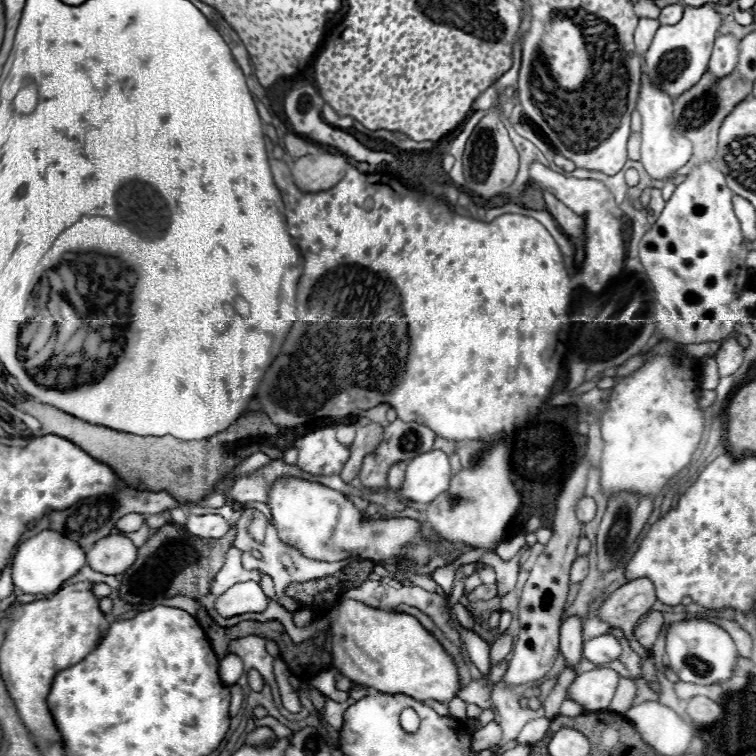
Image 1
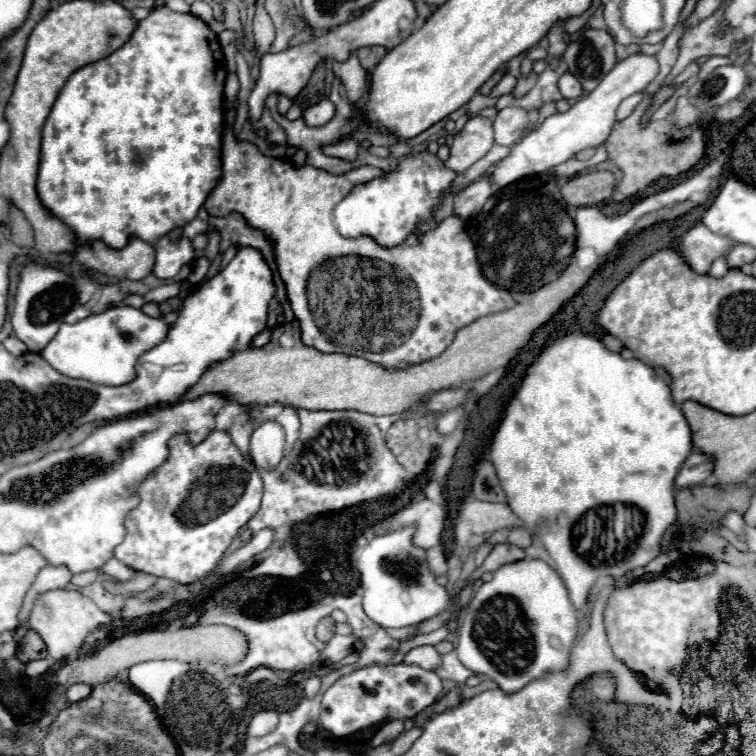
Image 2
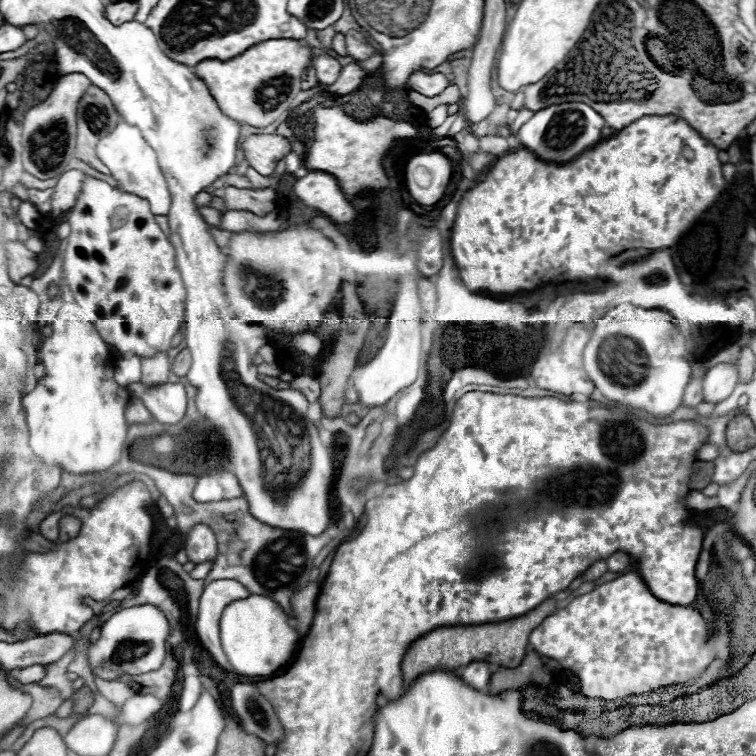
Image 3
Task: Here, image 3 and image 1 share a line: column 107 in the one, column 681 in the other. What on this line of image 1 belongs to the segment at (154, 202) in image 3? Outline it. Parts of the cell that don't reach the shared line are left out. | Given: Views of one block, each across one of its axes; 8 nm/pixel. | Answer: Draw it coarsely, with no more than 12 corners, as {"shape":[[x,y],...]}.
{"shape":[[642,72],[642,160],[658,180],[690,160],[692,144],[666,128],[672,98]]}

